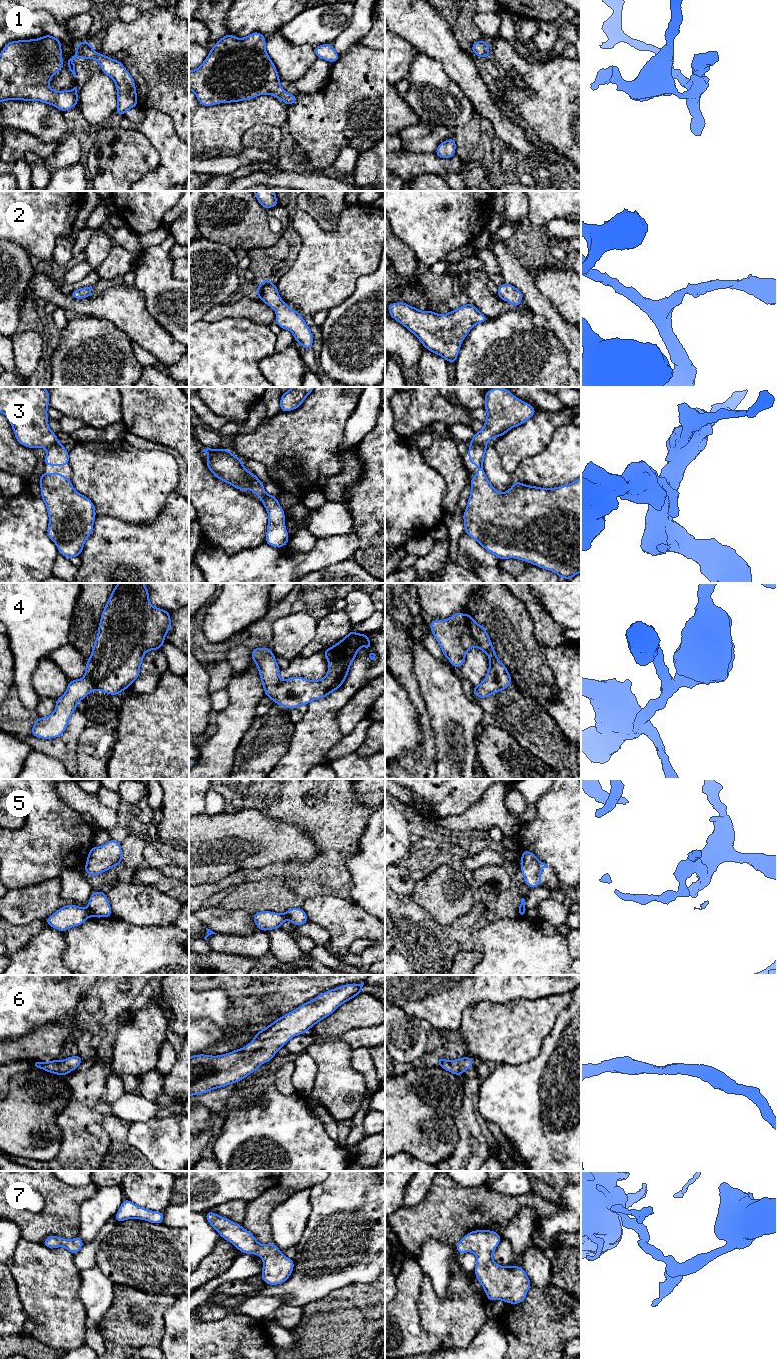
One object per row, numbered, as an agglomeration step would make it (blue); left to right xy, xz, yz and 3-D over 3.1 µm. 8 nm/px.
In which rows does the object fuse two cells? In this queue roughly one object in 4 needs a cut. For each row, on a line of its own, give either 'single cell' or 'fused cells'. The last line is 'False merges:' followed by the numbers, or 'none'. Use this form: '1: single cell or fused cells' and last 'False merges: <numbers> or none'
1: single cell
2: single cell
3: fused cells
4: single cell
5: fused cells
6: single cell
7: single cell
False merges: 3, 5

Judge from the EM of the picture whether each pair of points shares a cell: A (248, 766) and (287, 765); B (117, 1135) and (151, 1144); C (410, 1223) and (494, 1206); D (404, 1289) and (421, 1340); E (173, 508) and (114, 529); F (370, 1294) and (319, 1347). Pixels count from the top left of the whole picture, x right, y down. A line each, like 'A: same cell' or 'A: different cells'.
A: different cells
B: different cells
C: same cell
D: same cell
E: same cell
F: same cell

